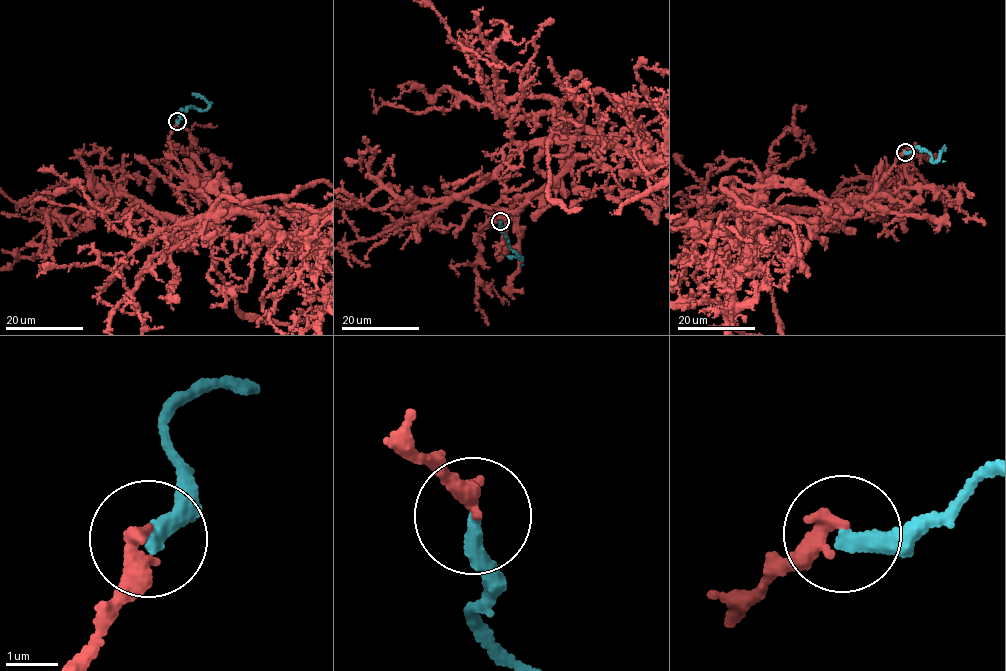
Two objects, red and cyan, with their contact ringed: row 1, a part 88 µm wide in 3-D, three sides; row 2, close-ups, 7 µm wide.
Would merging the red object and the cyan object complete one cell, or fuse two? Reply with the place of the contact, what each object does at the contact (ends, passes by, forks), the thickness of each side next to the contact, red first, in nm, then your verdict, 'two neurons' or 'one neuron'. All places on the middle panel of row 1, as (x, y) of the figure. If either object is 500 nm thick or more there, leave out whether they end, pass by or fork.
at (500, 221); red ends there; cyan ends there; 320 nm thick on the red side, 340 nm on the other; two neurons

